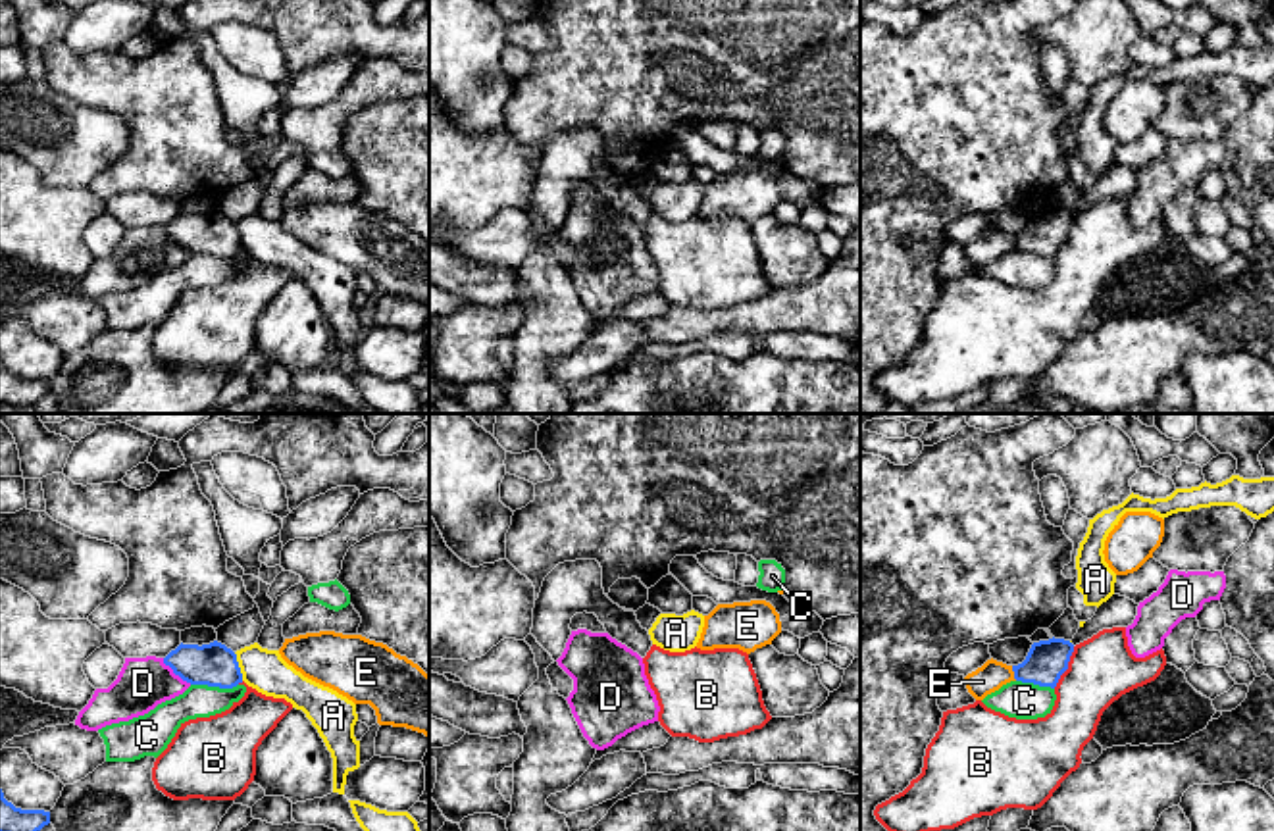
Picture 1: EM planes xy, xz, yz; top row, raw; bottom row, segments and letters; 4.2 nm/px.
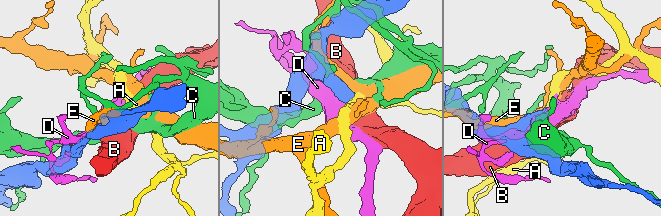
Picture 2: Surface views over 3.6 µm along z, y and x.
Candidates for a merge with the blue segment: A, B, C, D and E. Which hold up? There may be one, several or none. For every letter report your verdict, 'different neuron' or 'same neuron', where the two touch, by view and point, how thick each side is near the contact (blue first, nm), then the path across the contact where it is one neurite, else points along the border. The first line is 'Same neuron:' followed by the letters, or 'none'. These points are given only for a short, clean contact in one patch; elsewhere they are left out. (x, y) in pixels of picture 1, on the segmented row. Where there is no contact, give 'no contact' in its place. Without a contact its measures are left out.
Same neuron: none
A: different neuron; meets blue in xy at (237, 666); 180 nm thick on the blue side, 180 nm on the other; border along xy (233, 653), (243, 679)
B: different neuron; meets blue in yz at (1067, 668); 170 nm thick on the blue side, 280 nm on the other
C: different neuron; meets blue in xy at (214, 685); 180 nm thick on the blue side, 140 nm on the other
D: different neuron; meets blue in xy at (176, 674); 180 nm thick on the blue side, 220 nm on the other
E: different neuron; meets blue in yz at (1015, 674); 170 nm thick on the blue side, 120 nm on the other

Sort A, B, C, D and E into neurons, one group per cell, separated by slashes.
A / B / C / D / E

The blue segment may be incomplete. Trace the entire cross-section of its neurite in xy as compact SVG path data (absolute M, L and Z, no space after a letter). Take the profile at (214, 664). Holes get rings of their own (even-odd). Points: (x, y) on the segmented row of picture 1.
M217 641L202 646L181 642L164 664L191 685L233 689L242 683L237 654Z

